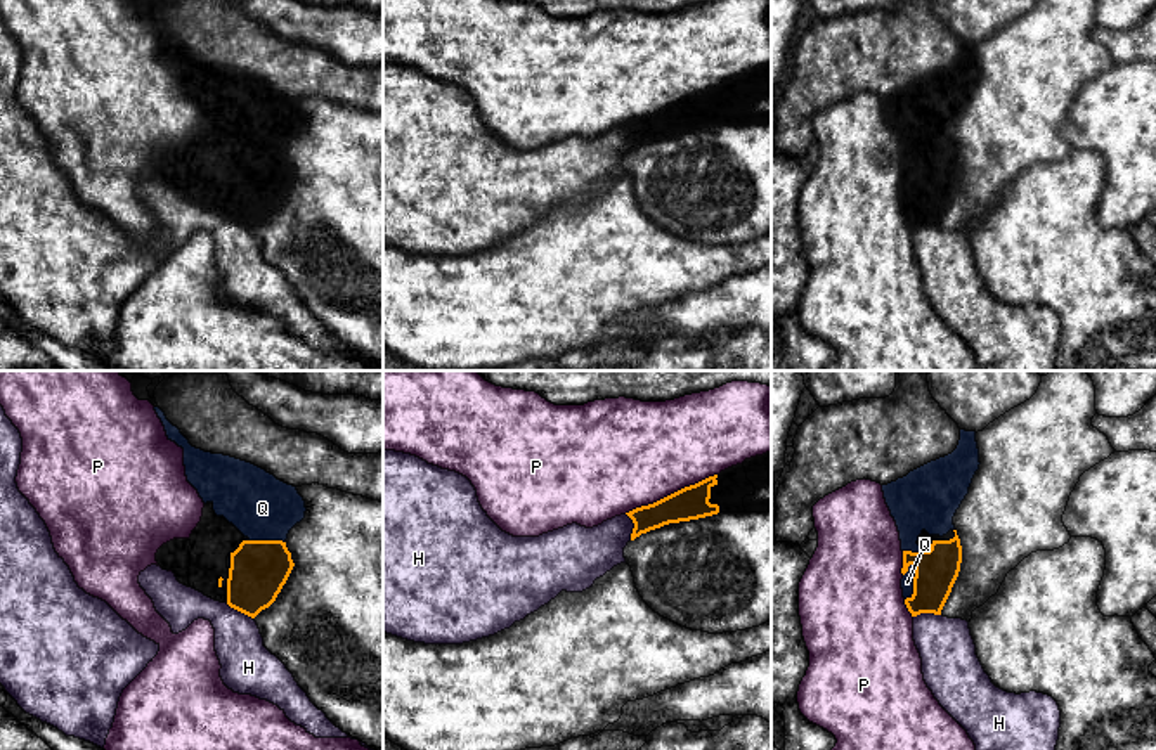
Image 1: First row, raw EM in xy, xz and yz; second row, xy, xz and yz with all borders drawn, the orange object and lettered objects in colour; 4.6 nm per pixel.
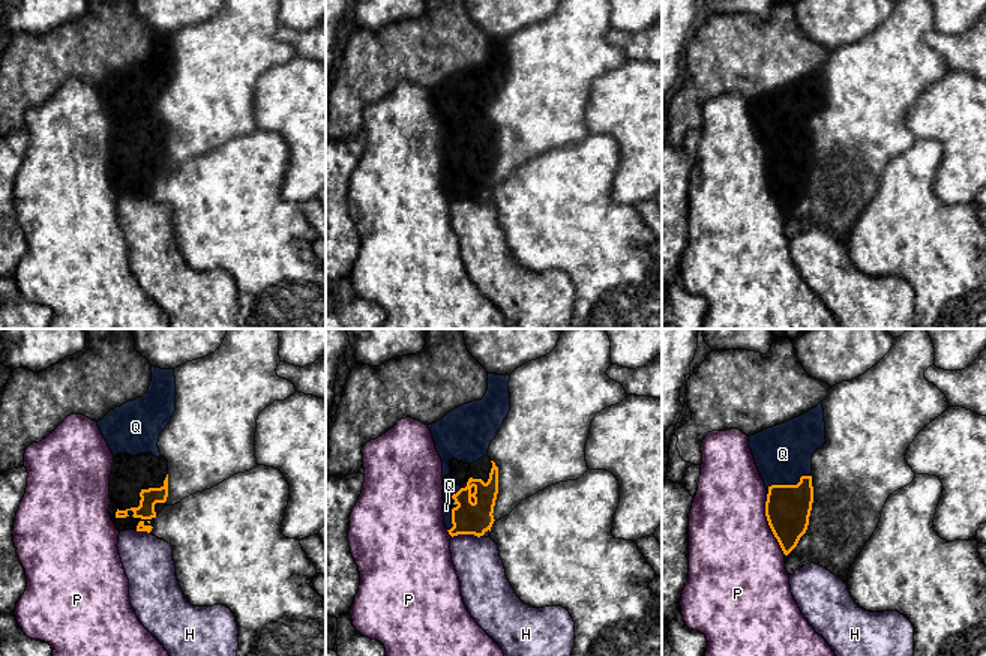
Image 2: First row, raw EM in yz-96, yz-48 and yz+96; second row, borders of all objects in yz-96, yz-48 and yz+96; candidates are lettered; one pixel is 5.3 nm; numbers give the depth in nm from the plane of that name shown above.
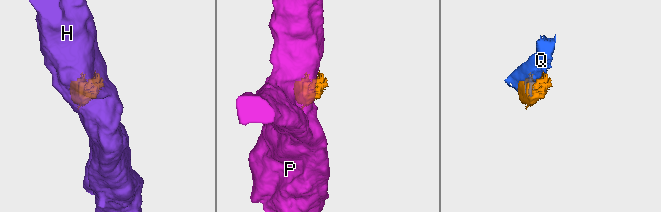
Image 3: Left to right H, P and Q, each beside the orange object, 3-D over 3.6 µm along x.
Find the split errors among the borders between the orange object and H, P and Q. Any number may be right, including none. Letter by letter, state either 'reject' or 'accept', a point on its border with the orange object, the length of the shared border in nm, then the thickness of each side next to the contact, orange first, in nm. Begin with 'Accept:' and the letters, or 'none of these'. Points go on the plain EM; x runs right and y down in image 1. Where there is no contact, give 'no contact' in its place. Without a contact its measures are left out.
Accept: none of these
H: reject; contact yz (926, 224); length 130 nm; calibres 200 and 260 nm
P: reject; contact xz (671, 106); length 480 nm; calibres 160 and 480 nm
Q: reject; contact yz (914, 194); length 180 nm; calibres 200 and 60 nm

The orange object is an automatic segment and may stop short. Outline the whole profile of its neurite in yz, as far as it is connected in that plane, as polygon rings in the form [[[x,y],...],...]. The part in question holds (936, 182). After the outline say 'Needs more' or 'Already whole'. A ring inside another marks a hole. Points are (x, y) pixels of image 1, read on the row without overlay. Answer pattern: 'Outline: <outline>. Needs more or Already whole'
Outline: [[[925,142],[919,147],[919,165],[903,163],[901,185],[915,180],[913,206],[905,211],[912,229],[920,225],[941,227],[941,222],[958,189],[962,175],[962,158],[957,142],[946,147],[929,147]]]. Needs more

